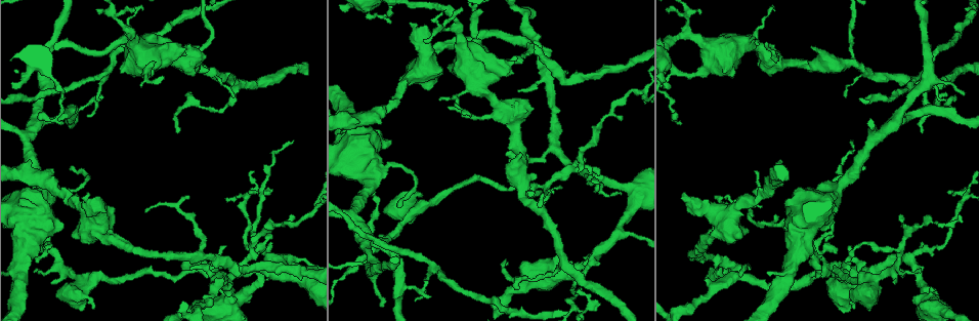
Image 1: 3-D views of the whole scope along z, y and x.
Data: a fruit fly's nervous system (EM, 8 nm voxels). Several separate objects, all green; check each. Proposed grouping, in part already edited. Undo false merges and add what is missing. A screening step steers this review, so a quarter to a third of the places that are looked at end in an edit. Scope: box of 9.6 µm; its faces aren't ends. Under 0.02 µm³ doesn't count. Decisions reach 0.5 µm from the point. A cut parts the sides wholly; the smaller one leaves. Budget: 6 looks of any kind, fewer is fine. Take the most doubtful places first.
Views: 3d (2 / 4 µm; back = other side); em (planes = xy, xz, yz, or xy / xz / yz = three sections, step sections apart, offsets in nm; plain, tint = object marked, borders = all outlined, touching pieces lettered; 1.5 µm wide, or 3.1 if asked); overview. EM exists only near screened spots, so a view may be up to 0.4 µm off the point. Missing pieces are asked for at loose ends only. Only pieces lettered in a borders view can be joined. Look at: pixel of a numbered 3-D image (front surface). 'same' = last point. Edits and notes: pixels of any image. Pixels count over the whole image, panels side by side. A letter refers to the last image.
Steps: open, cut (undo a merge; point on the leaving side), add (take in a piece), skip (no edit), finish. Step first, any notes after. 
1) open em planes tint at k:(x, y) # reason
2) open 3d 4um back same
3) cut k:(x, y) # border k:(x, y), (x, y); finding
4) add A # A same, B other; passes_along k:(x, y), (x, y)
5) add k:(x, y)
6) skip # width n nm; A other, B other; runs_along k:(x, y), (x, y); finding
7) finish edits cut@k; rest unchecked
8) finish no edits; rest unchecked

open em yz step 4 tint at 1:(26, 140) # a fork

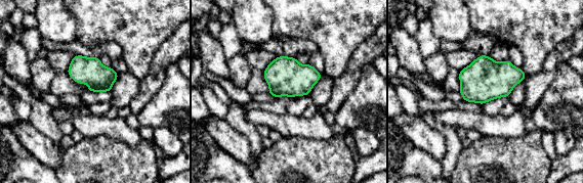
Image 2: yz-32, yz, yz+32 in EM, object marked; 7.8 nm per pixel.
open em planes borders same # cut it another way

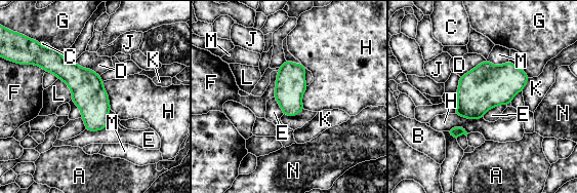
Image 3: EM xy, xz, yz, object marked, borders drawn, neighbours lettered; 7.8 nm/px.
skip # A other, B other, C other, D other, E other, F other, G other, H other, J other, K other, L other, M other, N other; border 3:(506, 104), (489, 109), (483, 117); one cell here

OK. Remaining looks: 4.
open em planes borders at 1:(38, 114) # thin end

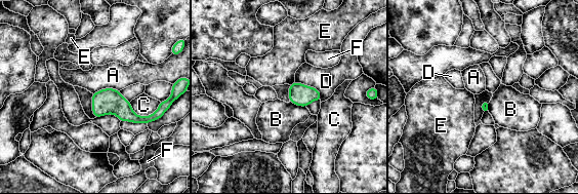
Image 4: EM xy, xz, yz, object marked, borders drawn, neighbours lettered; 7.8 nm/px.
skip # A other, B other, C other, D other, E other, F other; no lettered piece goes on from it

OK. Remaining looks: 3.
open 3d 2um back at 1:(814, 266) # narrows sharply

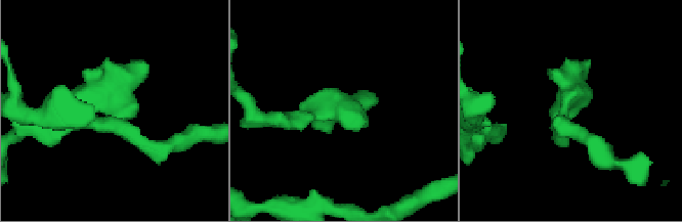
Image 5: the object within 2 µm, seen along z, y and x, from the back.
open em planes borders at 5:(564, 104) # need the tissue

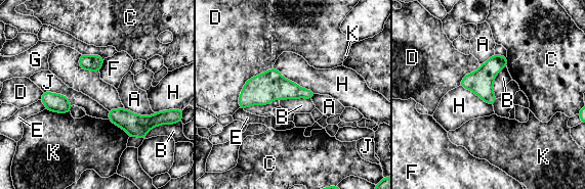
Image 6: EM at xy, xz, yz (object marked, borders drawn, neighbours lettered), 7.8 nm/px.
skip # longest_contact D 420 nm; A other, B other, C other, D other, E other, F other, G other, H other, J other, K other; one cell here

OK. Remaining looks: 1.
finish no edits; rest unchecked

